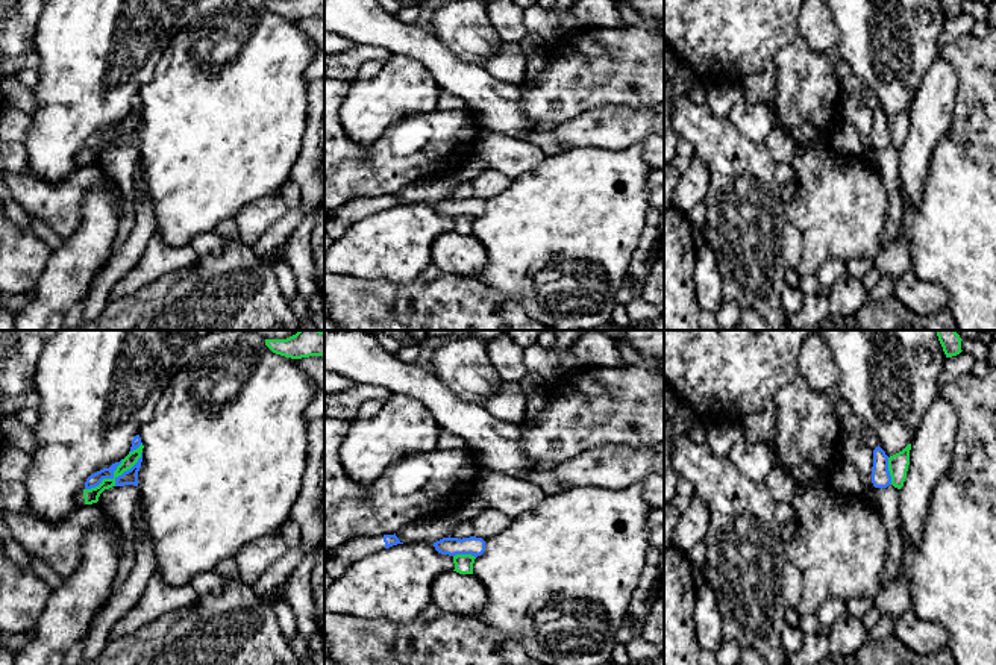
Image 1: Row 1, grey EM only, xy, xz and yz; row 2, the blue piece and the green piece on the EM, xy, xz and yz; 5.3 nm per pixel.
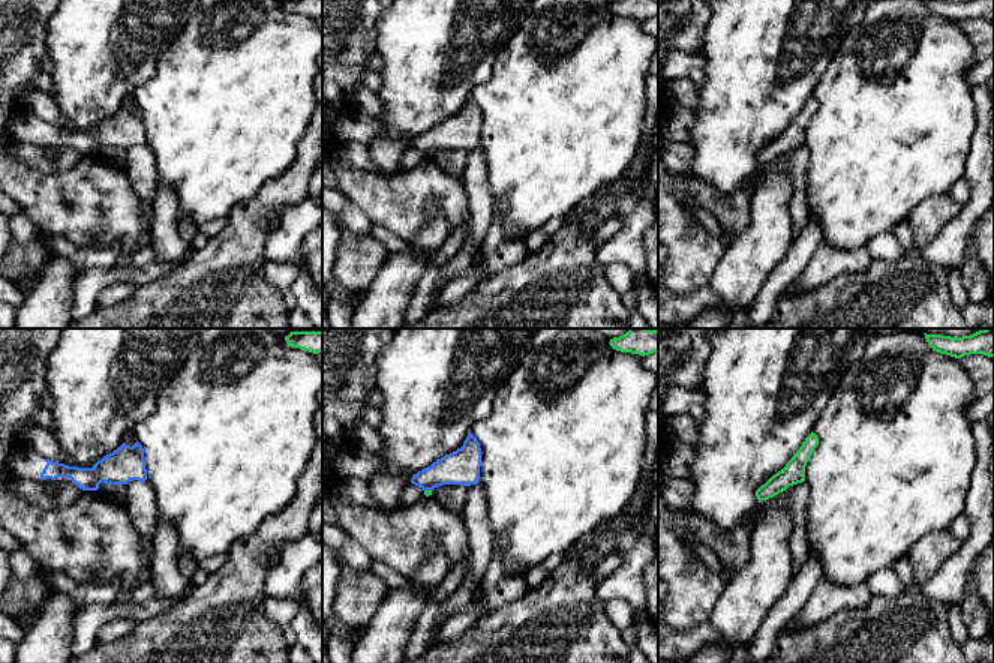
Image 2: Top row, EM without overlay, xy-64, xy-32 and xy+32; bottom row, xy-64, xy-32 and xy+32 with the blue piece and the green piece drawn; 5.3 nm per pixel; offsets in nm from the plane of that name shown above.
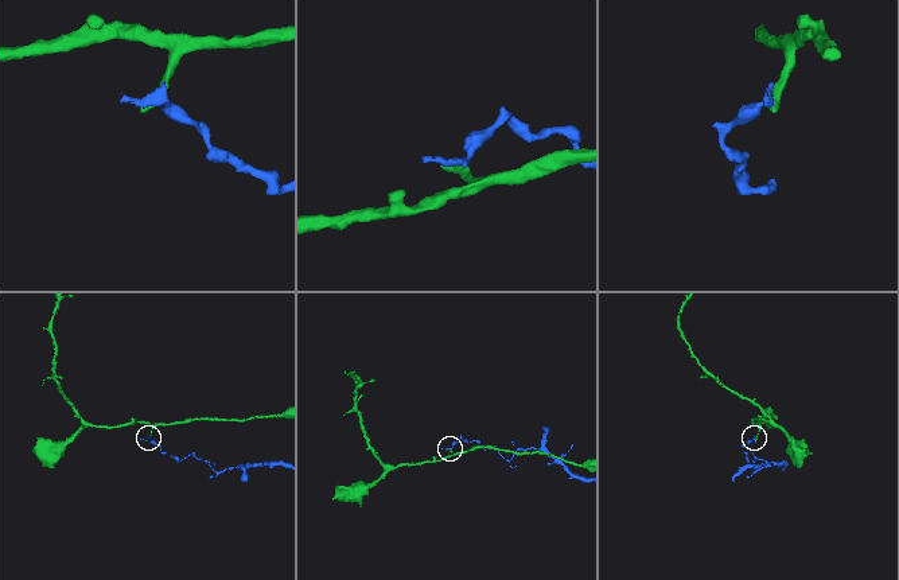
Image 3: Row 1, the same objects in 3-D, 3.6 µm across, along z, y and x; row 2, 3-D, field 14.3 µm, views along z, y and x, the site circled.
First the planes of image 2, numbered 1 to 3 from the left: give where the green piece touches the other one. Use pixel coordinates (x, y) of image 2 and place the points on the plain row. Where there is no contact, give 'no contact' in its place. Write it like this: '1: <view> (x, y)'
1: no contact
2: xy-32 (428, 153)
3: no contact

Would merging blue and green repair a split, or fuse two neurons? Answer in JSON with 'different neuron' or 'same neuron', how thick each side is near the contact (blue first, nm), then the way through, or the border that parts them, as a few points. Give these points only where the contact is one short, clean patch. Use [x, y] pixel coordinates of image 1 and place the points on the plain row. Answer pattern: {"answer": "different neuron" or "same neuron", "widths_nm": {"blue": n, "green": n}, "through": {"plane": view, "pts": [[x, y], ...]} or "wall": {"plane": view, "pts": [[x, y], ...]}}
{"answer": "different neuron", "widths_nm": {"blue": 70, "green": 80}, "wall": {"plane": "xy", "pts": [[141, 112], [129, 129], [85, 150]]}}

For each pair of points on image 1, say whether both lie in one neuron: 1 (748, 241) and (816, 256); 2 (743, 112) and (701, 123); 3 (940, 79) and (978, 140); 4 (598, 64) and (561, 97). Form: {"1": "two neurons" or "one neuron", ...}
{"1": "two neurons", "2": "two neurons", "3": "two neurons", "4": "one neuron"}

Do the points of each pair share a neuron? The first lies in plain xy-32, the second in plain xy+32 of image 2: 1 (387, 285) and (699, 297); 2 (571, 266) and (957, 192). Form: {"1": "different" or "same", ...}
{"1": "different", "2": "different"}

